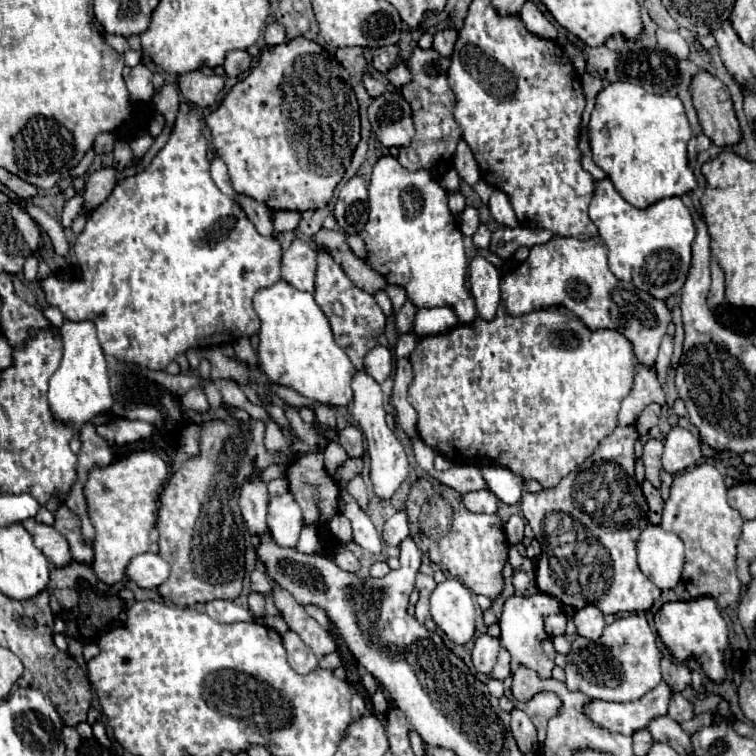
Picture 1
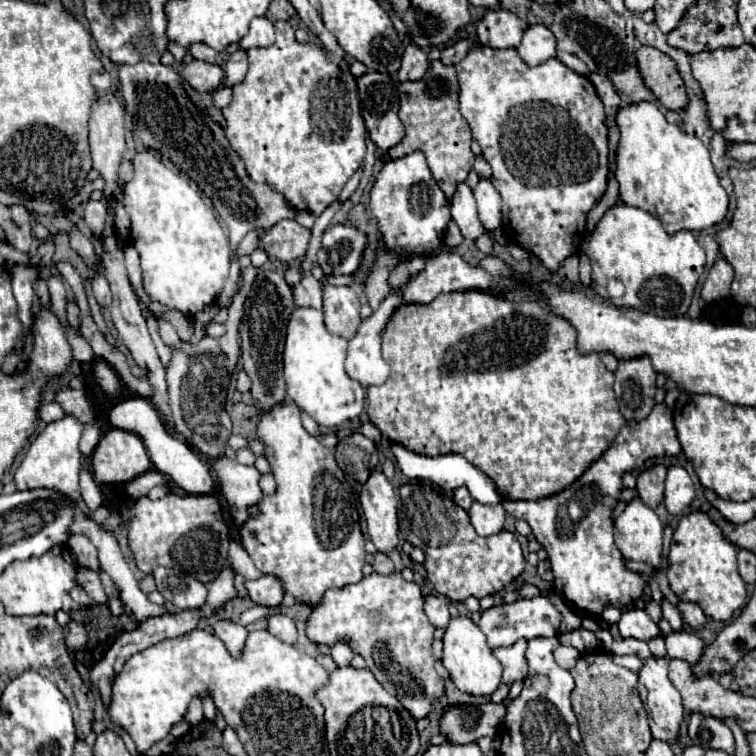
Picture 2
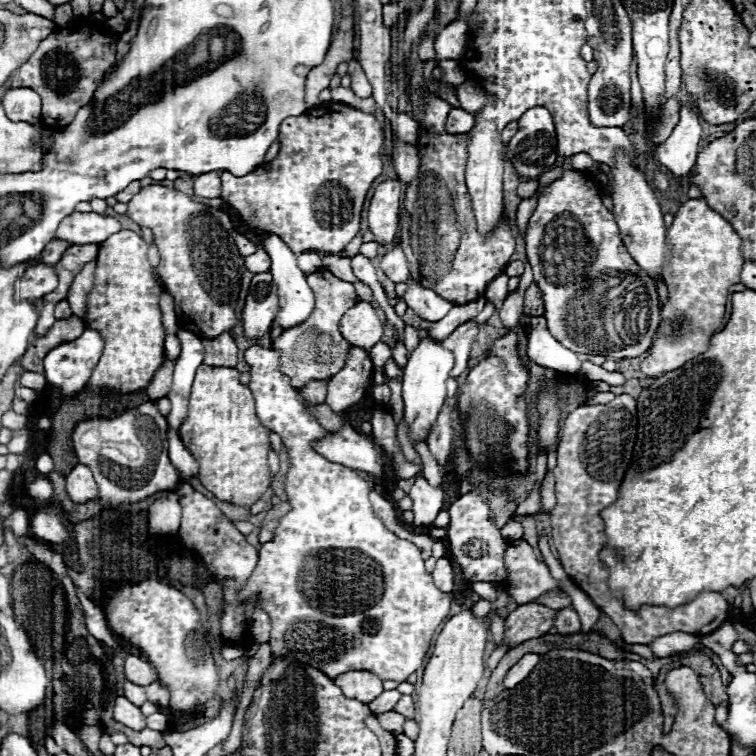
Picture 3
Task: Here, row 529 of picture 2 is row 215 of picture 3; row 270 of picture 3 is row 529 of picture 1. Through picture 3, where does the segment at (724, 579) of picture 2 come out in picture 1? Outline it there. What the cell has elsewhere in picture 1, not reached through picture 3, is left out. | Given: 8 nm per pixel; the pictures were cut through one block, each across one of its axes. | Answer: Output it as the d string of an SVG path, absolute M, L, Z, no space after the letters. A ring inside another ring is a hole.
M698 464L674 478L670 498L662 512L662 530L674 532L686 544L686 564L682 582L692 598L712 596L720 608L736 602L740 580L736 576L736 542L742 532L742 516L728 504L724 476L714 464Z

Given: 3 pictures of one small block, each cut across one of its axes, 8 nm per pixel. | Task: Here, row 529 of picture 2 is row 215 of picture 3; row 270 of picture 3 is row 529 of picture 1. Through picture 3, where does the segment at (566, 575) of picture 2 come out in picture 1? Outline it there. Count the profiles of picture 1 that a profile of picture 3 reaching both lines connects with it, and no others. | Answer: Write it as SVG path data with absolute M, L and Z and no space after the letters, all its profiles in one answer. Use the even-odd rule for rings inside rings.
M618 426L556 488L536 494L524 492L520 500L520 510L542 548L536 566L538 588L566 606L584 608L594 604L604 614L644 612L660 598L660 590L642 574L636 562L636 540L648 526L648 504L634 476L636 438L634 426ZM588 498L596 502L594 514L584 510Z

